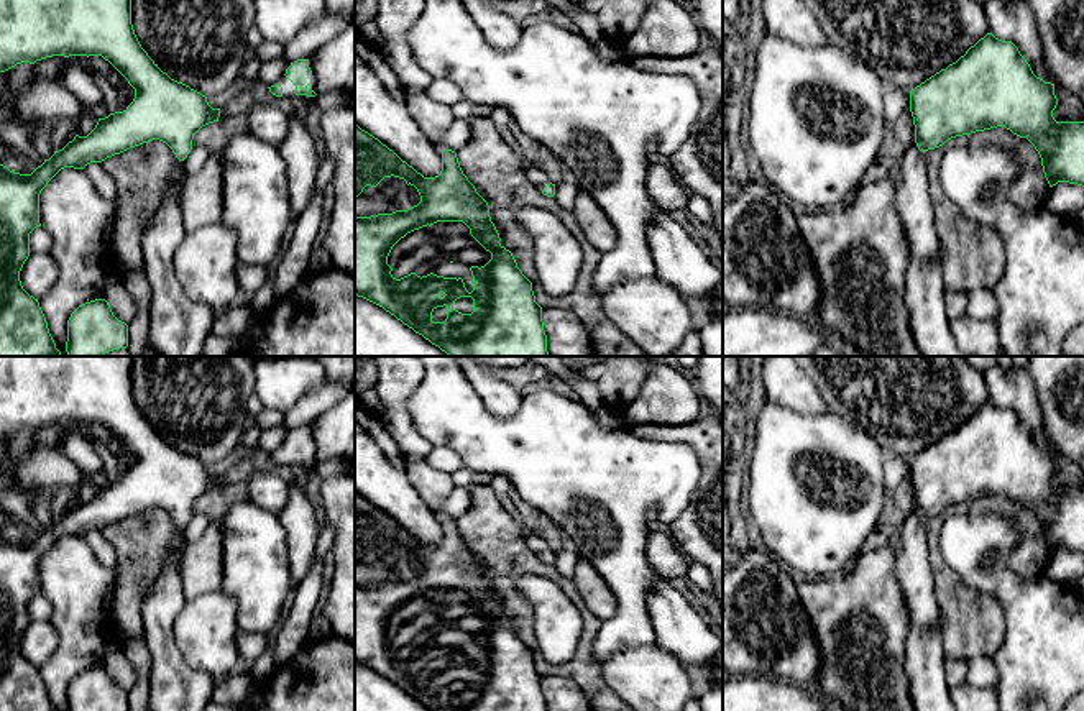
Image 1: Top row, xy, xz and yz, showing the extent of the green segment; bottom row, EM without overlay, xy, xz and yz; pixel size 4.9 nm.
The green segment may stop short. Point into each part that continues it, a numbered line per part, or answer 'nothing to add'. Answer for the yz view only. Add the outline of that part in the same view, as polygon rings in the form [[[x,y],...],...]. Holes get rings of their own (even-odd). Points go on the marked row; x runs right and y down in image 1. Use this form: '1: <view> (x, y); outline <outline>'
1: yz (930, 325); outline [[[916,144],[905,149],[893,169],[895,209],[910,246],[905,276],[910,330],[923,356],[969,356],[954,342],[944,309],[944,282],[939,263],[939,238],[928,199],[925,154]]]

